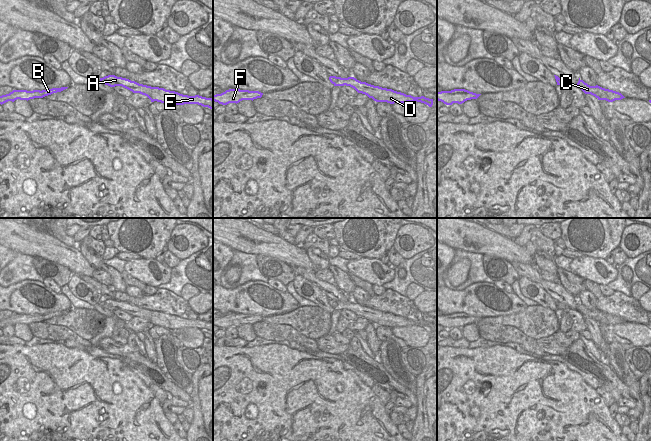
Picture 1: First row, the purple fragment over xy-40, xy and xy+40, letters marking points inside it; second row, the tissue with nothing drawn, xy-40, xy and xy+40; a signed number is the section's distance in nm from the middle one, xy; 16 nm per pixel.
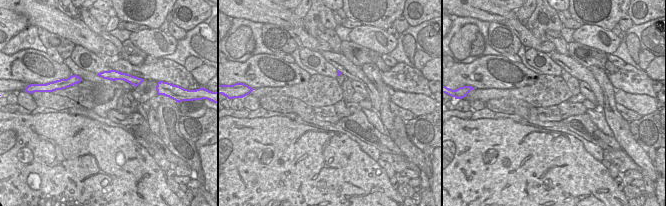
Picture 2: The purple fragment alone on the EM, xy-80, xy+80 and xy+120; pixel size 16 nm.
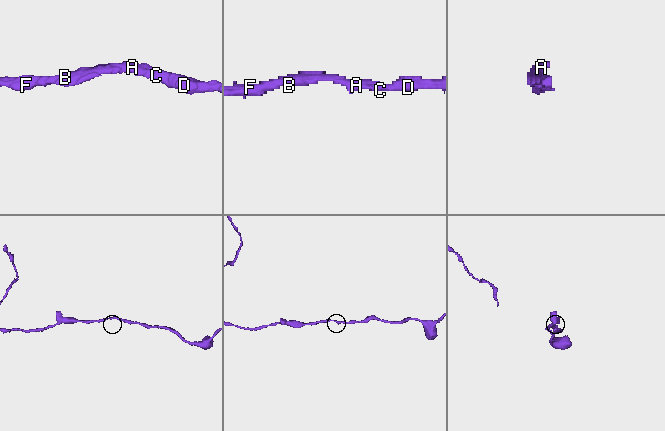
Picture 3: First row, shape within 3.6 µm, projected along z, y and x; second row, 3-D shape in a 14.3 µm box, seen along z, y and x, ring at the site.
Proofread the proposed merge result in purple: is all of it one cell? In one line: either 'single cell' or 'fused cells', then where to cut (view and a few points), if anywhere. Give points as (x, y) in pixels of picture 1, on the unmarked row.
single cell; cut none

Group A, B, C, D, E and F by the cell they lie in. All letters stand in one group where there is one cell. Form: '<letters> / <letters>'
A B C D E F

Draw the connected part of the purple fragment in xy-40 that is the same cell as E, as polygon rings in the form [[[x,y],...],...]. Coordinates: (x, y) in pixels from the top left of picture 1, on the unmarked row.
[[[108,299],[100,302],[100,306],[110,311],[122,310],[133,317],[140,317],[147,320],[151,326],[157,325],[166,329],[176,330],[184,328],[198,328],[203,331],[213,333],[213,323],[206,322],[199,319],[188,320],[175,315],[166,314],[159,311],[151,311],[139,308],[126,302],[117,301],[115,299]]]

